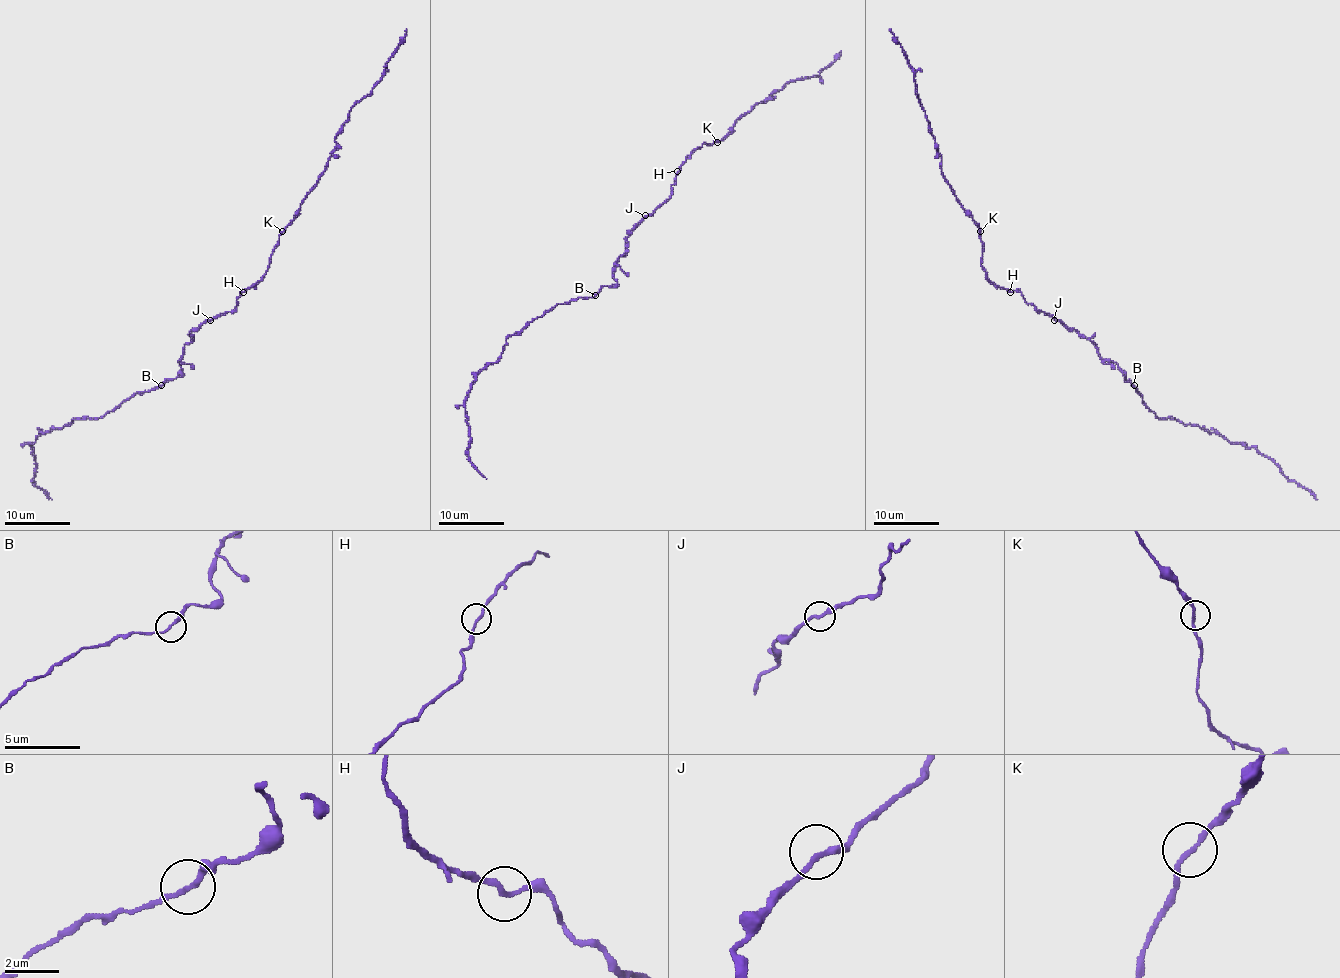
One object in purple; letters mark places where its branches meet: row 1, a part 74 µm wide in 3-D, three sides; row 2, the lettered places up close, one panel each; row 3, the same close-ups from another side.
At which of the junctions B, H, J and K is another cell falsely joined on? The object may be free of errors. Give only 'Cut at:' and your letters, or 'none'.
Cut at: B

